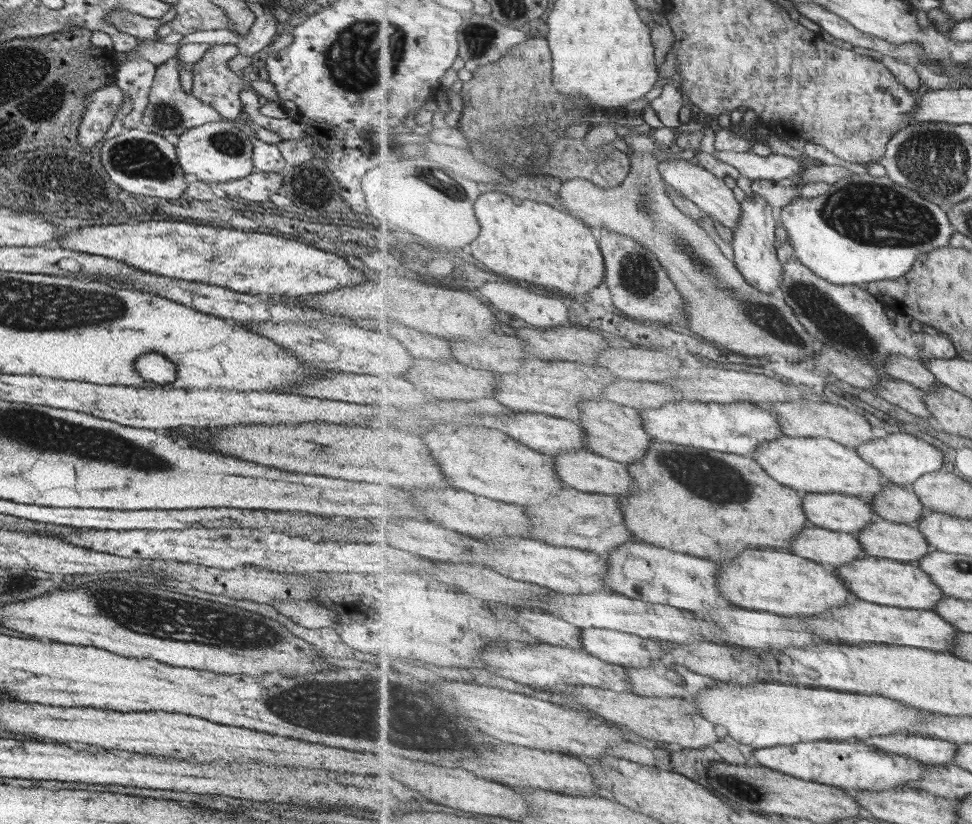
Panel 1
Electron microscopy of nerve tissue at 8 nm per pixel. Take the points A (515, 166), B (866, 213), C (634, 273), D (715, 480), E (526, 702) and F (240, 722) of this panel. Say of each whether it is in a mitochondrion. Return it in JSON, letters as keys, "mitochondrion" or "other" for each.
{"A":"mitochondrion","B":"mitochondrion","C":"mitochondrion","D":"mitochondrion","E":"other","F":"other"}

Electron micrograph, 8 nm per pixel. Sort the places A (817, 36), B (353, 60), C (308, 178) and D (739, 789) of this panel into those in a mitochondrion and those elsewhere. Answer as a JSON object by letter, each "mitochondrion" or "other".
{"A":"other","B":"mitochondrion","C":"mitochondrion","D":"other"}

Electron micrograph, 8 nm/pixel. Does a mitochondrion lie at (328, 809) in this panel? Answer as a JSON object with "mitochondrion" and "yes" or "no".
{"mitochondrion":"no"}

